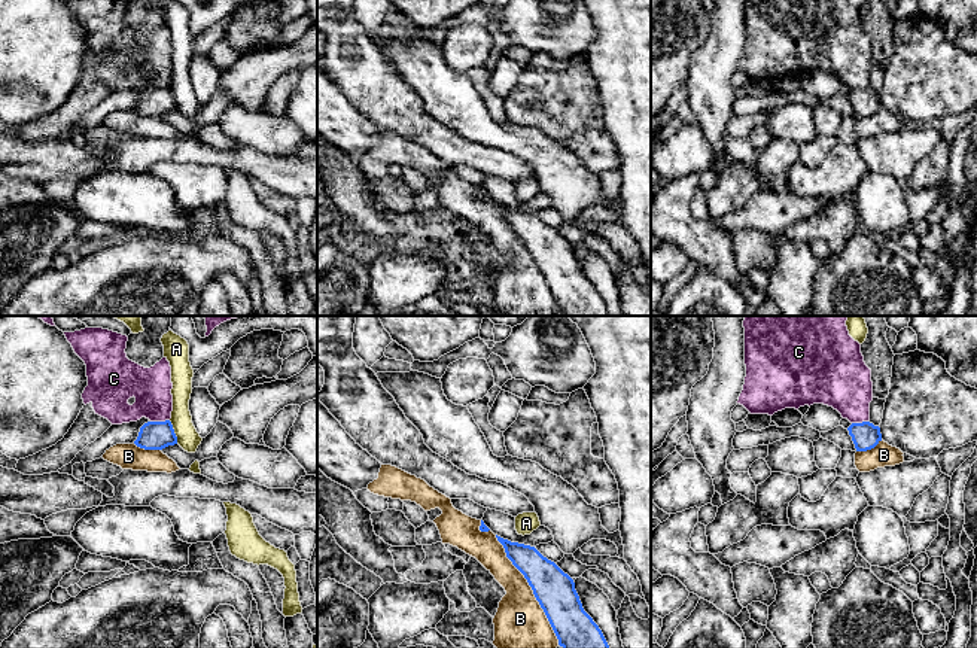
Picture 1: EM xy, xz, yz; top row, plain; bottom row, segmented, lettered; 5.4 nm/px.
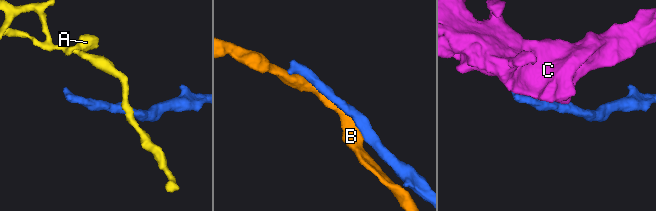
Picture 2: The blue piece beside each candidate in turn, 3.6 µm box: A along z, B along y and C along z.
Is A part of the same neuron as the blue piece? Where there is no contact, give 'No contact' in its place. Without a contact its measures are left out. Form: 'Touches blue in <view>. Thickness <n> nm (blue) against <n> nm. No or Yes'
Touches blue in xy. Thickness 160 nm (blue) against 120 nm. No

